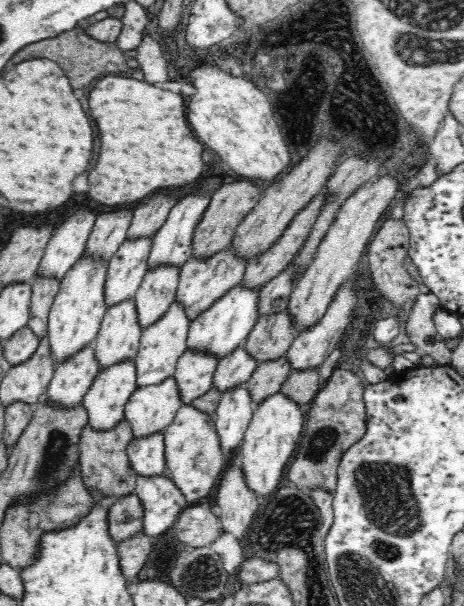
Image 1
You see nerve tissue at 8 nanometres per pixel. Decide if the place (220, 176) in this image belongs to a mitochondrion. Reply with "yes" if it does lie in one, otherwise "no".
no

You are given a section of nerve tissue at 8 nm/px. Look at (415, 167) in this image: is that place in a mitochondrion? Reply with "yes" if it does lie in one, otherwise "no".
no

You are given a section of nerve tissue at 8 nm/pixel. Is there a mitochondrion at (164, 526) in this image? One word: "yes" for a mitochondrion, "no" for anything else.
no

